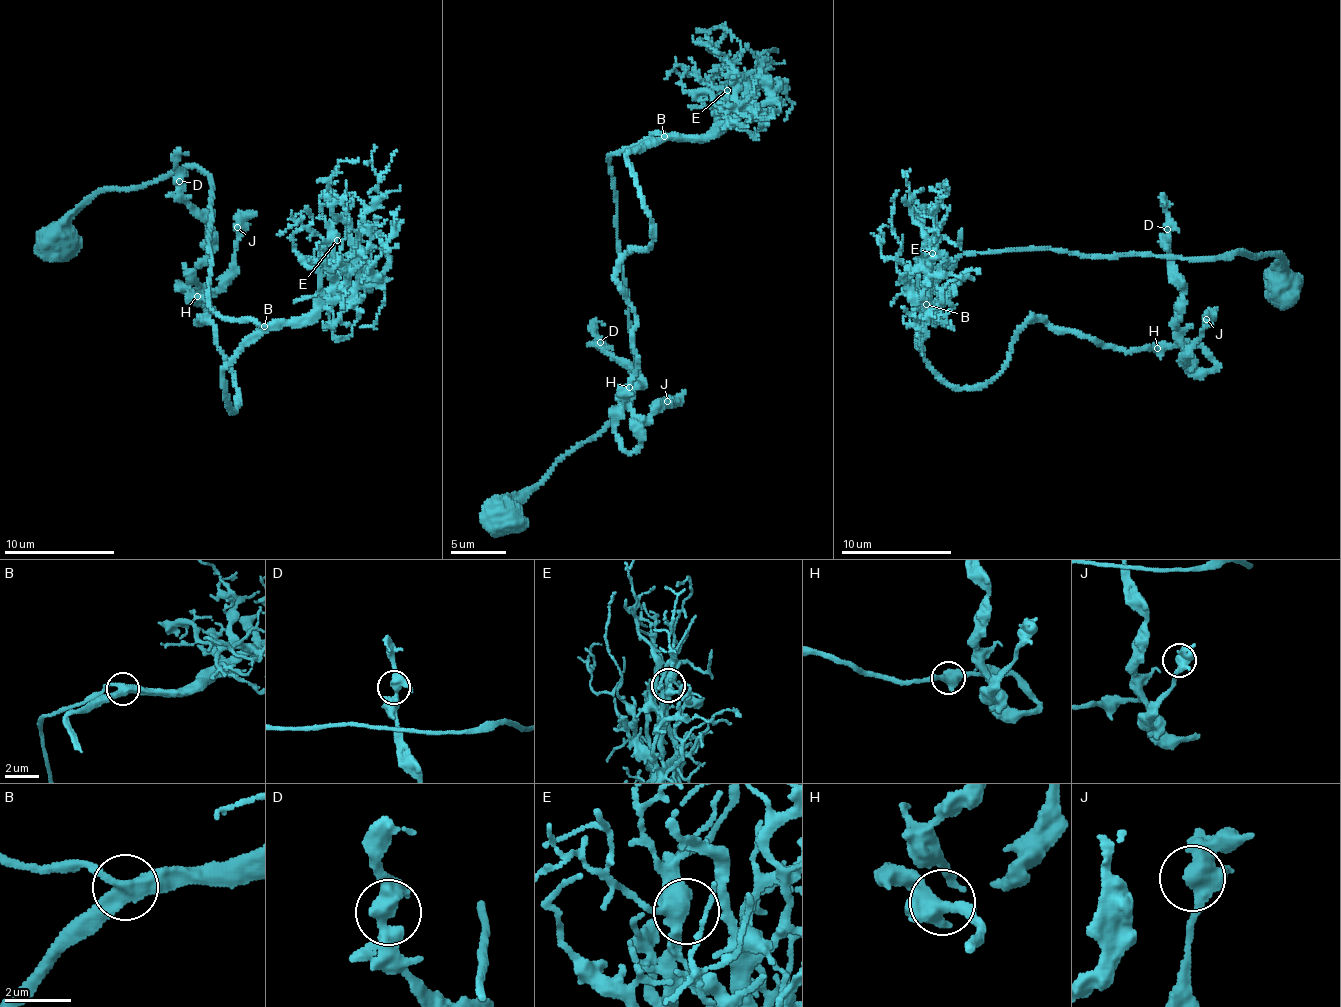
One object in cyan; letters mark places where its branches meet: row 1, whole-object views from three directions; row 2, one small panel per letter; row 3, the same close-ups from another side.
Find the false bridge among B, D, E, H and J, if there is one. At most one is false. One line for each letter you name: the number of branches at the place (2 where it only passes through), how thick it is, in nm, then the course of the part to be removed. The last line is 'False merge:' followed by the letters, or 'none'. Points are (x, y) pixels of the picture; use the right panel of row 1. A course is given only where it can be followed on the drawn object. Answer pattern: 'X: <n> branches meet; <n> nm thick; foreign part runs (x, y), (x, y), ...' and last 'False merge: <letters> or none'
False merge: none

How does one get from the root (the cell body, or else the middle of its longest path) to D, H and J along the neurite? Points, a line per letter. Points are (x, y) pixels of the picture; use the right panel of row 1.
D: (923, 307), (921, 355), (956, 388), (986, 386), (1033, 320), (1125, 351), (1171, 346), (1183, 290), (1167, 229)
H: (923, 307), (921, 355), (956, 388), (986, 386), (1033, 320), (1125, 351), (1157, 348)
J: (923, 307), (921, 355), (956, 388), (986, 386), (1033, 320), (1125, 351), (1179, 343), (1190, 363), (1206, 319)

